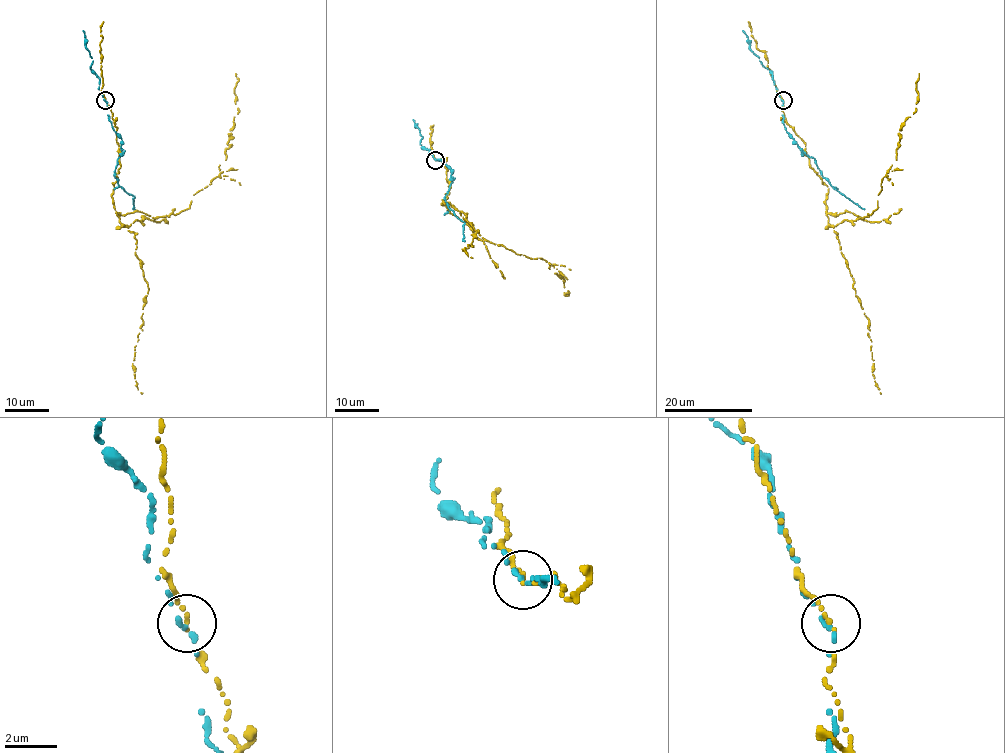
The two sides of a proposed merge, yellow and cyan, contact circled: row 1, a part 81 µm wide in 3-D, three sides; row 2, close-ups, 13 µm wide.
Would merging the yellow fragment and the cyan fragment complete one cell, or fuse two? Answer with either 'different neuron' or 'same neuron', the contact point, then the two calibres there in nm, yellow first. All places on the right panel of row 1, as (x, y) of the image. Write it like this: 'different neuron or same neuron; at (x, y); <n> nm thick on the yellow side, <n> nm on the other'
different neuron; at (783, 100); 110 nm thick on the yellow side, 240 nm on the other

